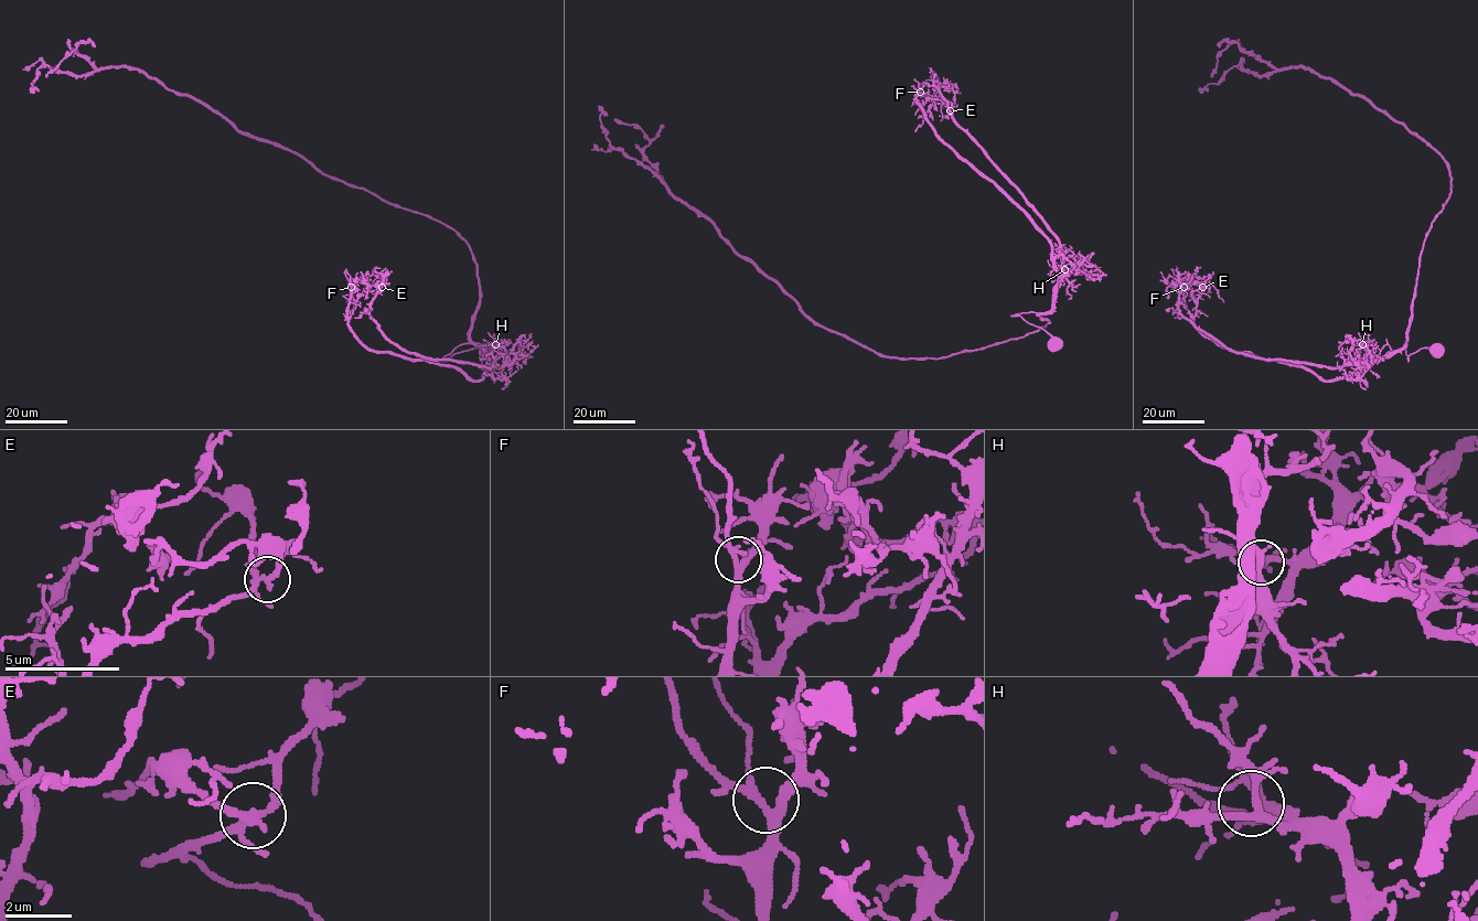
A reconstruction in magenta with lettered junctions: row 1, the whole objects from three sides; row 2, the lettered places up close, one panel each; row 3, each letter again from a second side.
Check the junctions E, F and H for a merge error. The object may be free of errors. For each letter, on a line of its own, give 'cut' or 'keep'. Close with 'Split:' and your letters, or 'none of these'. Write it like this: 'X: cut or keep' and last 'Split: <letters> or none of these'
E: cut
F: keep
H: keep
Split: E

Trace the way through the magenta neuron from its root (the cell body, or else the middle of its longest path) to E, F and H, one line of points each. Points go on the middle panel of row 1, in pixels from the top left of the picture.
E: (1052, 343), (1011, 316), (1051, 309), (1051, 244), (917, 102), (950, 110)
F: (1052, 343), (1042, 329), (1011, 316), (1051, 309), (1058, 271), (1050, 241), (939, 137), (917, 103), (920, 92)
H: (1052, 343), (1055, 340), (1042, 329), (1019, 316), (1011, 316), (1049, 311), (1060, 279), (1074, 267), (1064, 269)

